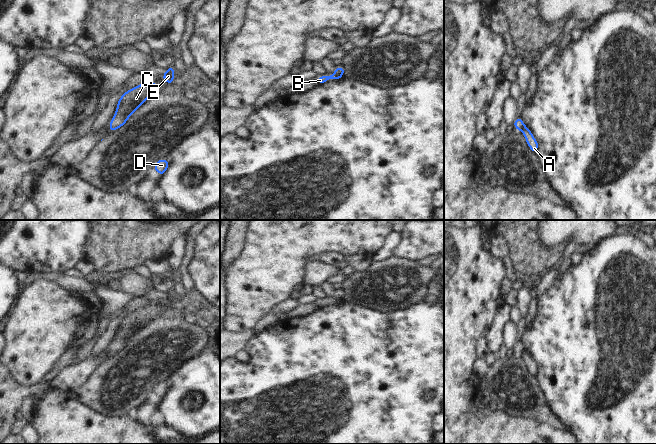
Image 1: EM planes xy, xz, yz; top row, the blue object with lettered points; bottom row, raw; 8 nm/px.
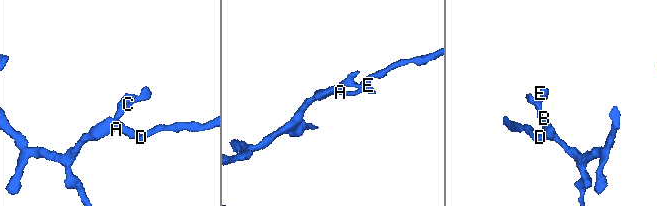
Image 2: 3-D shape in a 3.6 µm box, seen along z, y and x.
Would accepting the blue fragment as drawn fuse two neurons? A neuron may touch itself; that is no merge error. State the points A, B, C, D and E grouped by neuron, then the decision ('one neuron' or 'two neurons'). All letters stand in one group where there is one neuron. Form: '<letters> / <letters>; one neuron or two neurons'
A B D / C E; two neurons

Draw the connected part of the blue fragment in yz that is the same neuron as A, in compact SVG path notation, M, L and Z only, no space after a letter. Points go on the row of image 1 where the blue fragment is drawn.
M522 125L519 128L519 131L521 131L523 133L523 135L525 136L526 143L528 144L529 148L531 149L531 152L537 153L539 144L538 144L537 140L535 139L535 137L533 136L531 130L527 126Z

